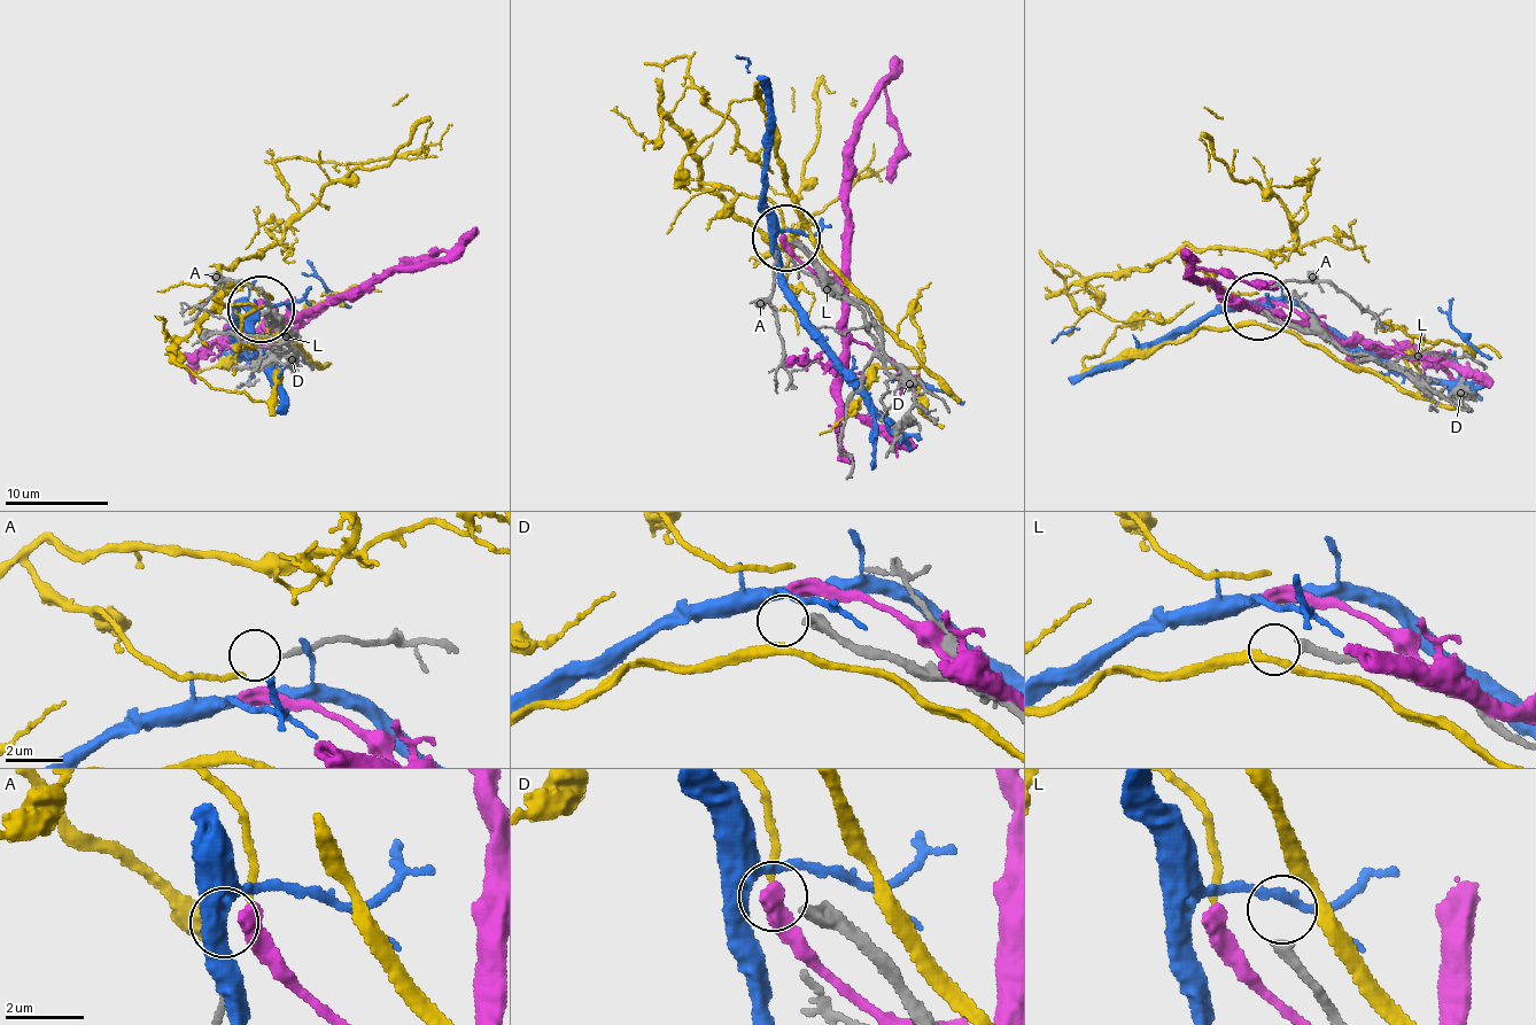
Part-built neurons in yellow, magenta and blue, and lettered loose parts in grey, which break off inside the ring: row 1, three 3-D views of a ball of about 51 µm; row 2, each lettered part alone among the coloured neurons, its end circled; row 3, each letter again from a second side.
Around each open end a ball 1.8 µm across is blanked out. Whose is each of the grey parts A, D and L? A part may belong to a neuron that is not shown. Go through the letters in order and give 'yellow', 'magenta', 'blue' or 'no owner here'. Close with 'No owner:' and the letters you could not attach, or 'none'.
A: yellow
D: no owner here
L: no owner here
No owner: D, L

